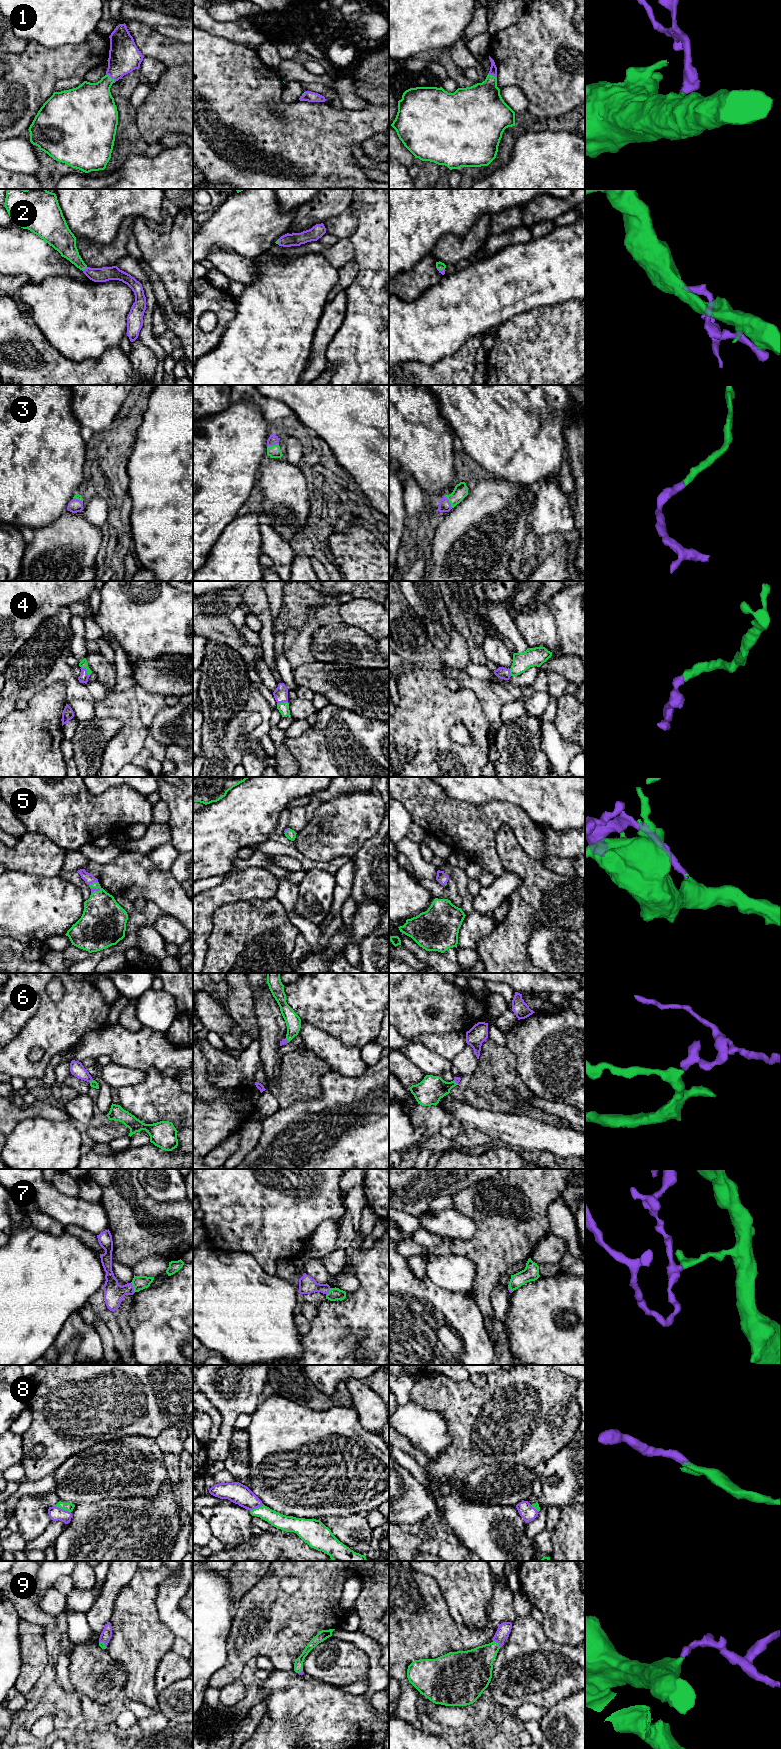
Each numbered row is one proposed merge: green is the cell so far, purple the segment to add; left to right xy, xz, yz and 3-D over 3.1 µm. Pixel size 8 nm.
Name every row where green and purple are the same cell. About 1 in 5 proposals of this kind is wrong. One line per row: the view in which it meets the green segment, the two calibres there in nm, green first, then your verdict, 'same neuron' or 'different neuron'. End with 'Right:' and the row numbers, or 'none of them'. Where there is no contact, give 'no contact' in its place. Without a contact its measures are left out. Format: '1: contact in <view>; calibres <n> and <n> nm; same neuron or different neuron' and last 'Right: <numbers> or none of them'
1: contact in xy; calibres 320 and 260 nm; same neuron
2: contact in xy; calibres 160 and 120 nm; same neuron
3: contact in xz; calibres 100 and 80 nm; same neuron
4: contact in xy; calibres 60 and 80 nm; same neuron
5: contact in xy; calibres 280 and 80 nm; same neuron
6: contact in xz; calibres 130 and 50 nm; same neuron
7: contact in xy; calibres 110 and 160 nm; different neuron
8: contact in xy; calibres 70 and 110 nm; same neuron
9: contact in yz; calibres 260 and 110 nm; same neuron
Right: 1, 2, 3, 4, 5, 6, 8, 9

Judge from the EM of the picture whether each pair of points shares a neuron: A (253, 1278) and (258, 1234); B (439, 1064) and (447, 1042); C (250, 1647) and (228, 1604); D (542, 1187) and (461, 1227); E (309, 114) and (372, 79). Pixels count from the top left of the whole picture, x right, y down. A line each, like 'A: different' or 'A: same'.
A: different
B: different
C: different
D: different
E: different

